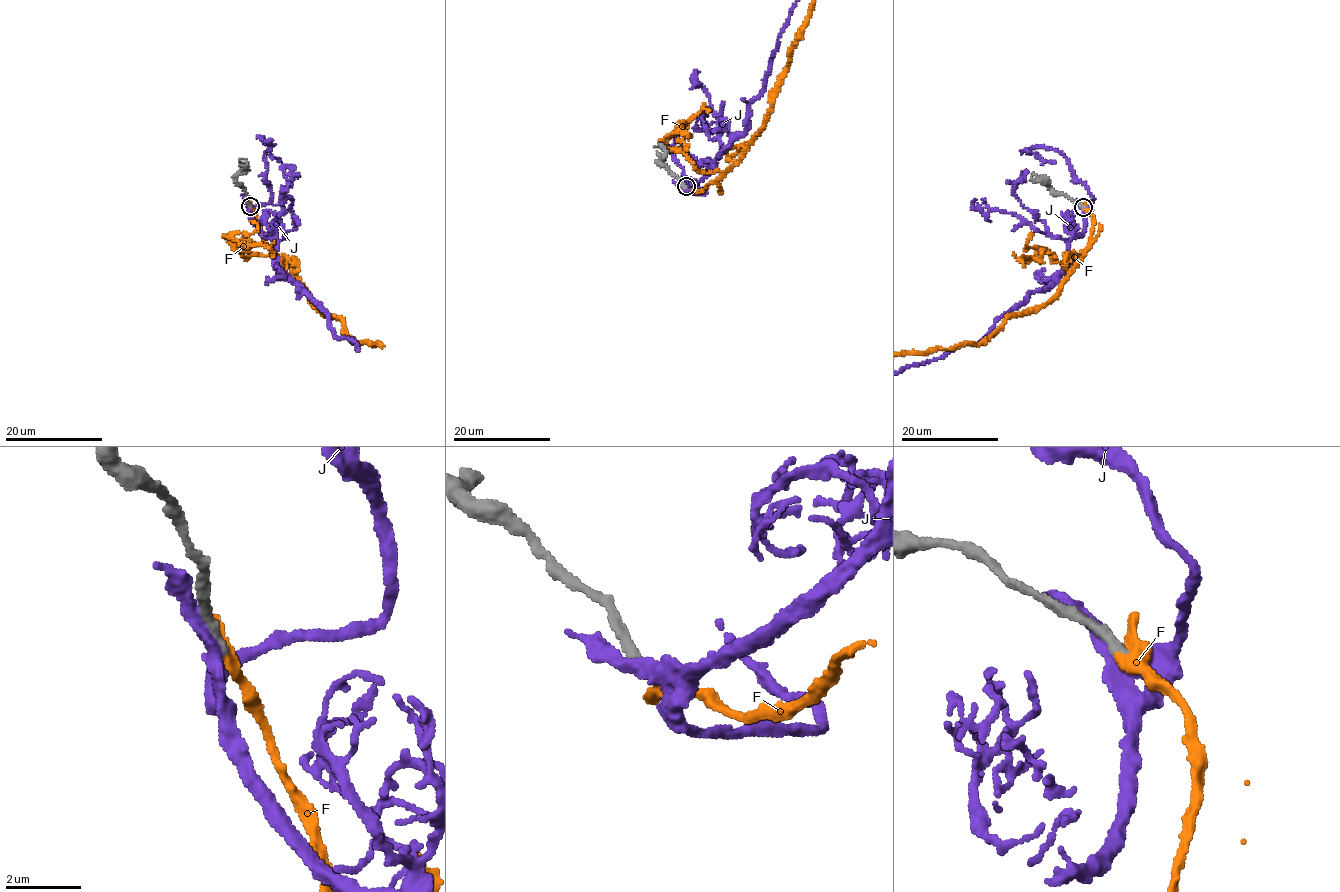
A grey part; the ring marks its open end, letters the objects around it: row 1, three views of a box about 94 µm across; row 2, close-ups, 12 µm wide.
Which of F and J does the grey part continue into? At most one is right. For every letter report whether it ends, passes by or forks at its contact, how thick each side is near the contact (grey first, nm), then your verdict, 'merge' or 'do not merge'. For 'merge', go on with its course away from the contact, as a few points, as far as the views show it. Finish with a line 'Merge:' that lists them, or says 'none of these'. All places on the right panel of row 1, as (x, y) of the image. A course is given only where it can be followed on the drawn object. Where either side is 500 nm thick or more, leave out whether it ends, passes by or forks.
F: it passes by | 280/320 nm | merge | via (1083, 208), (1092, 216), (1090, 243), (1047, 303), (1012, 313), (978, 343)
J: it passes by | 360/380 nm | do not merge
Merge: F

